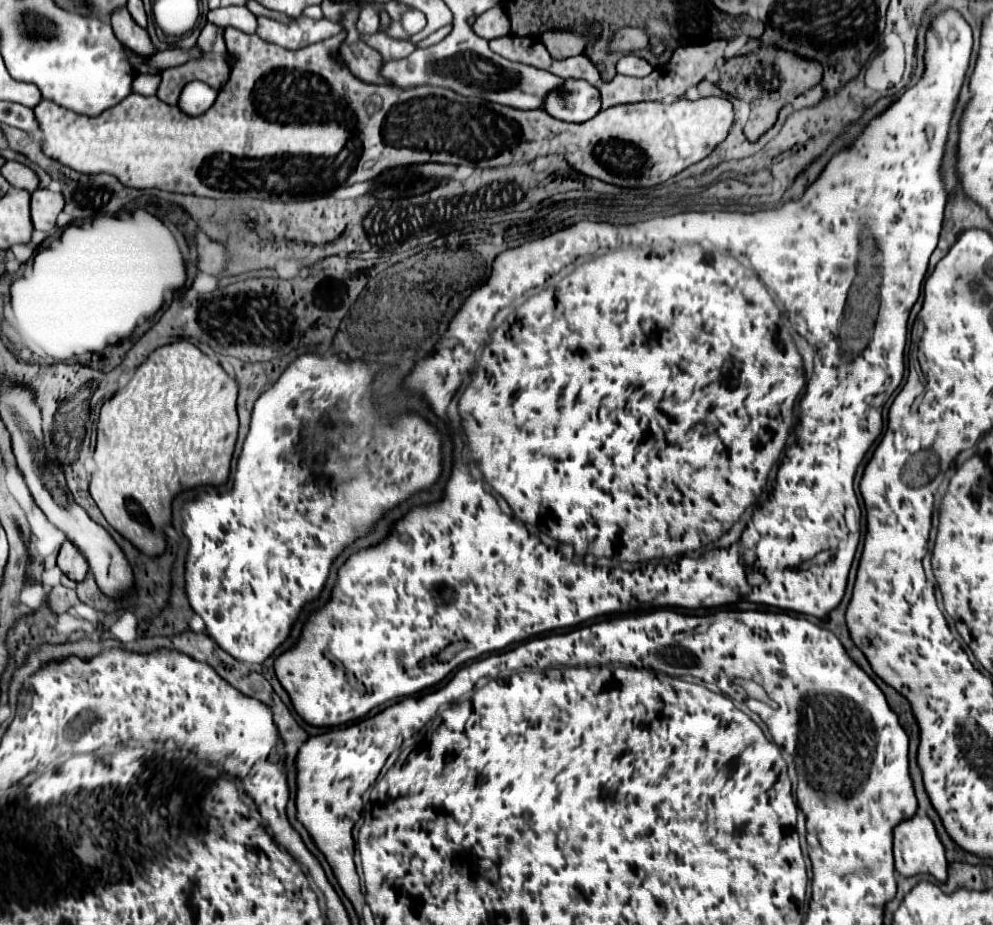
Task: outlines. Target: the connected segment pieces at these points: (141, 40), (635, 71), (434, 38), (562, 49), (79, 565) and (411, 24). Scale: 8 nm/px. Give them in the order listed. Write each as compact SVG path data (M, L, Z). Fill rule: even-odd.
M120 7L120 9L112 11L110 25L112 25L118 41L124 43L126 47L130 47L132 51L136 51L140 55L152 55L154 53L154 47L152 47L152 41L150 41L146 29L142 29L132 19L132 15L126 7Z
M624 55L618 61L618 73L622 75L632 75L632 77L644 77L648 73L652 73L652 65L640 57L634 55Z
M448 25L448 27L442 27L442 29L438 29L436 33L432 33L430 37L426 37L426 39L422 39L416 47L430 47L430 45L434 45L434 43L438 43L442 37L446 37L448 33L452 31L452 25Z
M548 31L542 35L548 53L554 59L568 59L574 55L584 53L586 47L586 39L582 35L576 33L568 33L568 31Z
M64 541L62 549L60 549L60 555L58 555L58 567L62 569L62 573L72 579L72 581L84 581L86 575L88 575L88 563L84 561L82 553L70 543L70 541Z
M412 9L412 11L404 13L404 17L402 17L402 25L404 25L404 29L406 29L408 35L414 35L414 33L418 33L418 31L426 25L426 17L424 17L420 11Z

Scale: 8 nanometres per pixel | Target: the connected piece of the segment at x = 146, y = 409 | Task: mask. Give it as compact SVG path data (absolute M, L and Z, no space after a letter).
M176 341L152 351L130 383L102 405L94 453L96 473L90 481L90 493L106 521L140 553L152 559L166 553L168 543L164 529L172 523L172 501L180 491L198 485L218 487L228 481L238 439L236 395L236 381L230 379L218 363L190 341Z

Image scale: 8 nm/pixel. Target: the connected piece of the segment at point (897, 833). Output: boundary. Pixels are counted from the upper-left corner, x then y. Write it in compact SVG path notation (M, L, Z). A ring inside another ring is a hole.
M914 815L908 821L902 821L894 829L894 867L902 877L914 877L914 875L932 875L940 883L946 883L948 877L948 863L944 857L944 847L936 835L934 823L926 815Z

